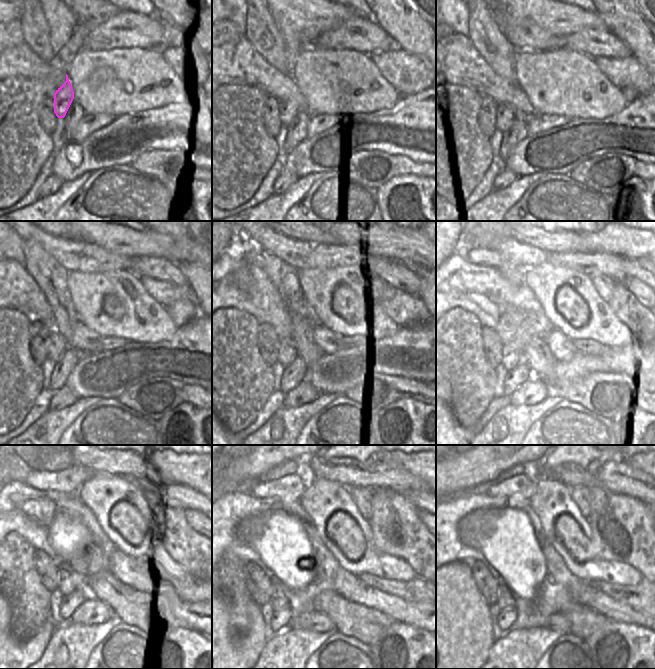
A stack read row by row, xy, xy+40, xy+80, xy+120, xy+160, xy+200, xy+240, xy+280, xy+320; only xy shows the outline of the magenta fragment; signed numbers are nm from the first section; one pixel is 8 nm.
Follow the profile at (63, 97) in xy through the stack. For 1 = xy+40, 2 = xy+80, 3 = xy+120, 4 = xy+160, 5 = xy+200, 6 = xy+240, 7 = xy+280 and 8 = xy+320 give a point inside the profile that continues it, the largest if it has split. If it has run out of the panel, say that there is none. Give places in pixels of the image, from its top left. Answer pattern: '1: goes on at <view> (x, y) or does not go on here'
1: goes on at xy+40 (287, 109)
2: goes on at xy+80 (505, 115)
3: goes on at xy+120 (58, 345)
4: goes on at xy+160 (287, 353)
5: goes on at xy+200 (511, 357)
6: goes on at xy+240 (70, 581)
7: goes on at xy+280 (279, 599)
8: goes on at xy+320 (505, 600)

